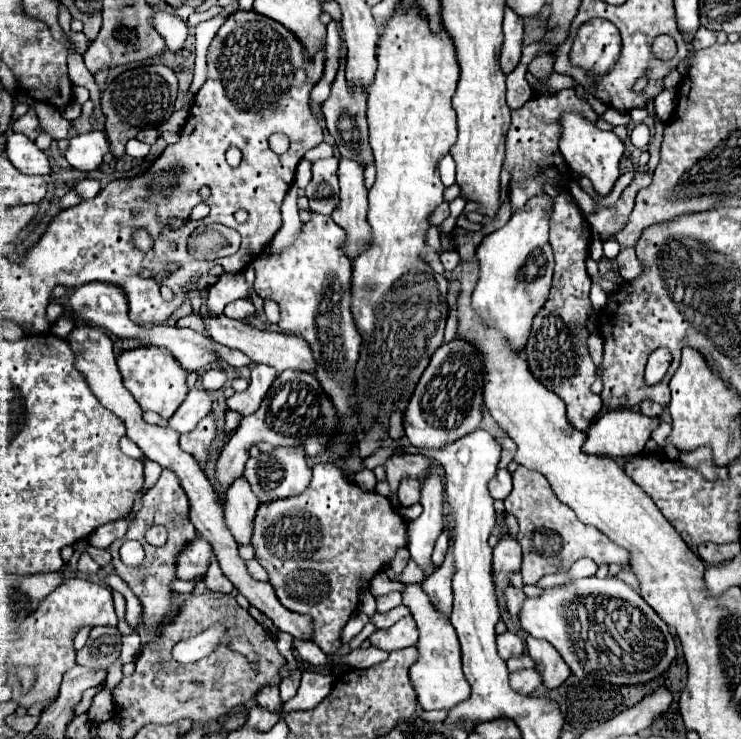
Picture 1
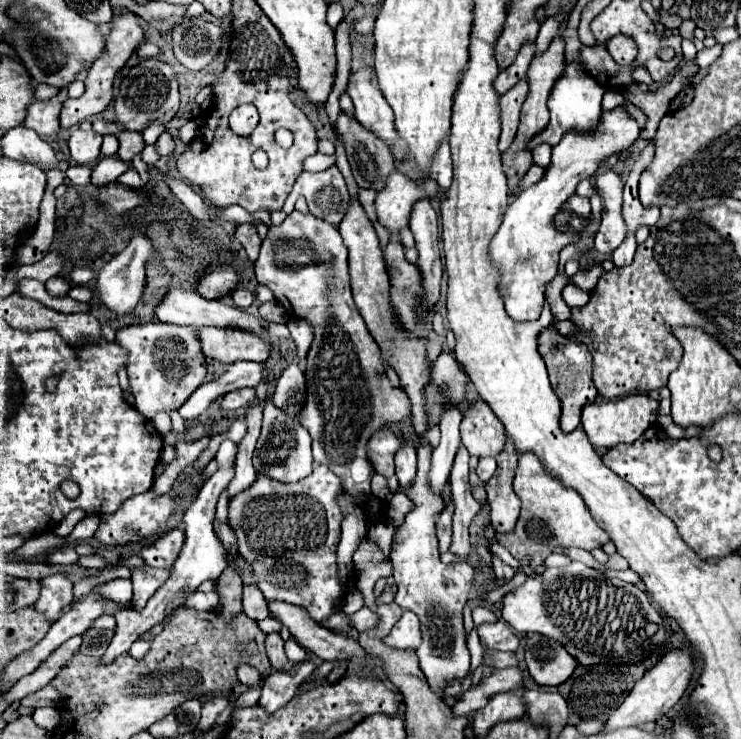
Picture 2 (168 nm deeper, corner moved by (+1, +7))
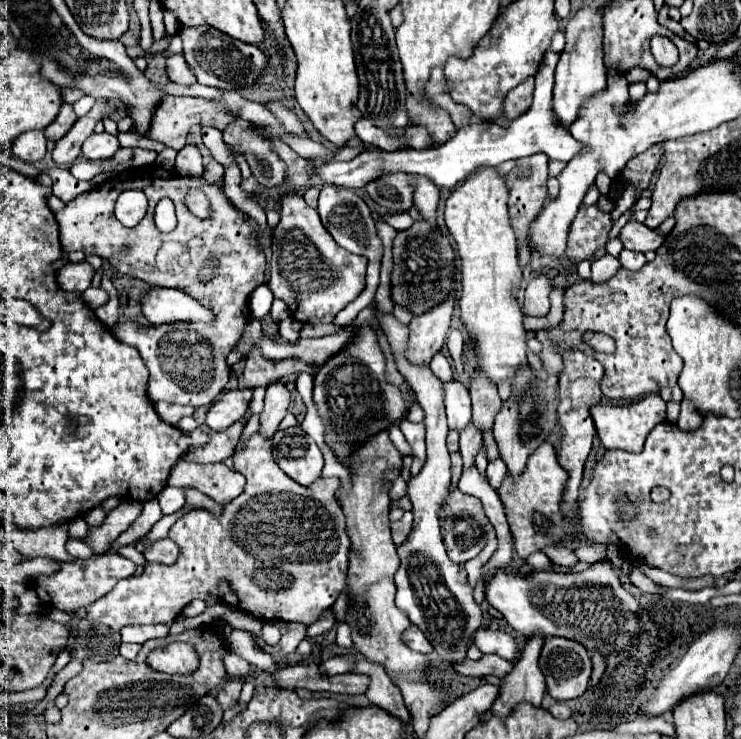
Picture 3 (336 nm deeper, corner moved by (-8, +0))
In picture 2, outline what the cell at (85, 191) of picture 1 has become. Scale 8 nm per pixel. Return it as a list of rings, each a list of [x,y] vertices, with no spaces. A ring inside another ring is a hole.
[[[105,157],[105,159],[101,159],[101,161],[93,167],[91,183],[93,183],[93,185],[113,183],[113,181],[117,181],[117,177],[123,175],[127,169],[129,169],[129,165],[127,165],[125,161],[115,159],[115,157]]]

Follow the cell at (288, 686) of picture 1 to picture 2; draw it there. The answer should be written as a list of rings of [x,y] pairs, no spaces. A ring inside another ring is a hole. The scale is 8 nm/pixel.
[[[269,633],[265,639],[265,647],[267,647],[267,657],[271,661],[271,667],[281,671],[287,665],[287,655],[283,651],[283,639],[279,633]]]

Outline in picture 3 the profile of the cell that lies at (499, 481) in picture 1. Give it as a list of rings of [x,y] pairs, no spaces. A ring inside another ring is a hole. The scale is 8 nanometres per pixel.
[[[500,458],[488,462],[486,474],[488,474],[488,482],[490,482],[490,486],[492,486],[494,490],[500,488],[500,484],[502,484],[504,478],[506,478],[506,472],[508,472],[508,470],[506,470],[506,464],[504,464]]]

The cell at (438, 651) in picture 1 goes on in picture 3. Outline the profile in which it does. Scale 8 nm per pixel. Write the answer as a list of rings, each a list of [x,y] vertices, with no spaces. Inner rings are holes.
[[[372,302],[366,306],[354,320],[354,324],[372,324],[378,322],[380,330],[386,334],[394,362],[400,370],[400,374],[410,384],[416,402],[424,410],[424,426],[426,426],[426,450],[428,460],[418,476],[410,478],[406,496],[412,502],[412,514],[414,514],[414,526],[408,538],[398,546],[400,556],[400,568],[396,572],[396,606],[416,624],[422,628],[426,638],[432,642],[434,652],[448,664],[460,664],[466,658],[466,650],[472,642],[474,632],[480,628],[482,622],[482,610],[478,602],[474,600],[474,590],[466,578],[466,570],[454,564],[444,548],[444,540],[440,534],[440,518],[438,512],[446,502],[446,496],[450,494],[450,456],[446,450],[446,412],[444,412],[444,382],[436,378],[428,364],[412,364],[406,358],[408,350],[408,336],[410,326],[402,324],[394,314],[380,312],[376,304]]]

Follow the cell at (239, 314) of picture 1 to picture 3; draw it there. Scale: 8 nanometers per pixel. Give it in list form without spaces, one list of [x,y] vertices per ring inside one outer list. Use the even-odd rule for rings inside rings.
[[[262,284],[262,286],[258,286],[254,292],[252,292],[252,296],[250,296],[250,312],[252,312],[252,316],[254,318],[262,318],[262,316],[266,316],[268,312],[270,312],[270,306],[272,306],[272,294],[270,294],[270,288],[266,286],[266,284]]]

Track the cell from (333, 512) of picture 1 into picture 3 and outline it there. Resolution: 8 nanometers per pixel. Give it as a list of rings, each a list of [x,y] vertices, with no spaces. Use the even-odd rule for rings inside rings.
[[[260,434],[248,438],[244,448],[242,442],[238,444],[234,452],[234,470],[242,472],[248,482],[244,492],[224,506],[222,518],[214,518],[210,512],[198,508],[178,518],[168,534],[180,546],[176,564],[148,564],[140,576],[120,580],[108,594],[86,608],[86,620],[90,626],[106,624],[110,630],[120,632],[124,626],[172,624],[188,602],[194,598],[204,600],[206,596],[220,598],[260,620],[302,622],[306,626],[314,624],[326,610],[330,610],[338,594],[346,588],[350,552],[344,514],[334,498],[340,488],[340,478],[318,478],[308,488],[296,484],[278,468],[270,452],[270,440]]]

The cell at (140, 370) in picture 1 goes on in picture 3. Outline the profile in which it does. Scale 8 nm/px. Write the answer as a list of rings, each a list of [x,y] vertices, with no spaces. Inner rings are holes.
[[[150,164],[138,168],[138,176],[130,176],[130,180],[118,180],[118,176],[114,176],[94,186],[90,192],[76,196],[62,212],[56,214],[56,222],[60,226],[60,244],[66,252],[80,250],[86,256],[98,254],[122,274],[140,278],[150,286],[174,286],[216,312],[214,324],[174,322],[162,326],[144,326],[136,322],[122,322],[114,326],[116,338],[128,346],[134,346],[148,366],[148,396],[154,402],[164,400],[192,408],[214,402],[230,376],[230,366],[226,368],[226,356],[234,348],[234,340],[242,336],[242,324],[246,324],[250,318],[248,296],[264,282],[266,272],[266,258],[258,246],[256,230],[228,202],[226,194],[222,192],[222,182],[208,184],[204,178],[180,176],[176,170],[164,170],[158,164]],[[192,188],[198,188],[208,196],[208,218],[188,214],[184,198]],[[124,190],[142,190],[148,198],[148,212],[134,228],[122,226],[114,216],[116,198]],[[164,196],[172,198],[178,218],[178,226],[170,234],[162,234],[154,226],[154,208]],[[210,258],[216,262],[214,276],[204,282],[200,280],[200,270]]]

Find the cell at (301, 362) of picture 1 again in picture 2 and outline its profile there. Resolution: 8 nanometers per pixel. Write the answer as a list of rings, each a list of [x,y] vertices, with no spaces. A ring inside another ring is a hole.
[[[171,287],[163,301],[155,307],[155,317],[163,323],[175,323],[175,325],[211,325],[211,327],[239,327],[239,329],[245,329],[249,333],[255,333],[259,337],[265,335],[265,331],[261,329],[261,323],[259,319],[255,319],[253,315],[237,309],[237,307],[227,307],[223,305],[221,301],[207,301],[203,299],[197,291],[189,291],[189,289],[183,289],[183,287]]]

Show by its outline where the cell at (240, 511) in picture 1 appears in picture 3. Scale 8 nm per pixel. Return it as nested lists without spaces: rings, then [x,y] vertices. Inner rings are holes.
[[[274,382],[266,388],[266,398],[264,398],[264,410],[260,412],[260,430],[264,438],[272,438],[274,432],[278,430],[278,424],[282,422],[286,410],[290,404],[290,390],[286,388],[284,382]]]

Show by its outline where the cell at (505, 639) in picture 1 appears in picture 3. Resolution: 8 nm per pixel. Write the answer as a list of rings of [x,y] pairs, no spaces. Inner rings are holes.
[[[480,628],[474,634],[474,644],[484,654],[496,654],[496,656],[500,656],[504,660],[510,660],[510,662],[516,658],[516,640],[510,632]]]

